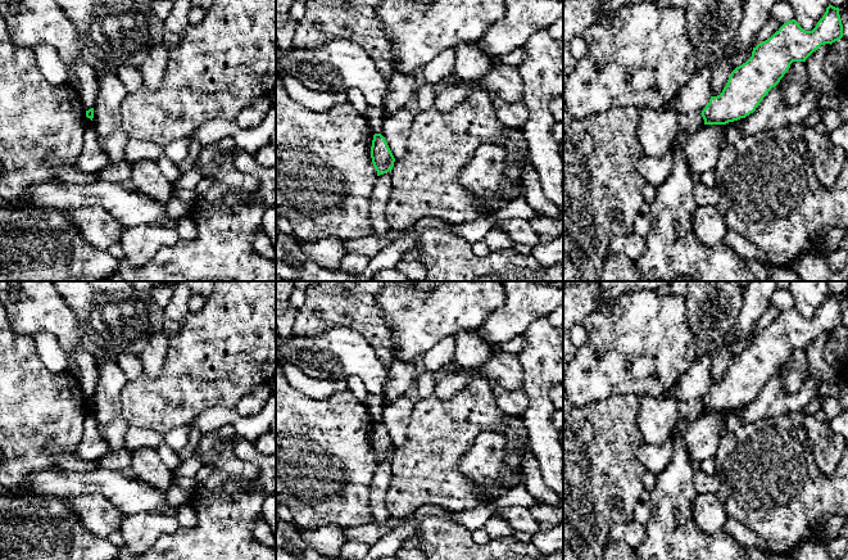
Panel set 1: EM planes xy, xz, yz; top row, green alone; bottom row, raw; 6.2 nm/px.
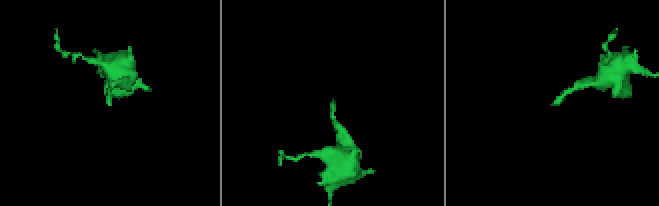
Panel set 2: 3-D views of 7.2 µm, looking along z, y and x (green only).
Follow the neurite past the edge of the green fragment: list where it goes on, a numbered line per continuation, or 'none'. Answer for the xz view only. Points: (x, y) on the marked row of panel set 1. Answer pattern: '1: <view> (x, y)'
none

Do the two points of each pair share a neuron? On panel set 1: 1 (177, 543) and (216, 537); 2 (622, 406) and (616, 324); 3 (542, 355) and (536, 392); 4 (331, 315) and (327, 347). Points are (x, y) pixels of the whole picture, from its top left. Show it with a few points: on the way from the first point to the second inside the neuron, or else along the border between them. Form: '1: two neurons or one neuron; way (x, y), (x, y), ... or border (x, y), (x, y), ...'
1: one neuron; way (186, 543), (207, 543)
2: two neurons; border (636, 397), (611, 396), (592, 402)
3: one neuron; way (536, 364), (536, 383)
4: two neurons; border (359, 333), (335, 325), (322, 333), (300, 337)

